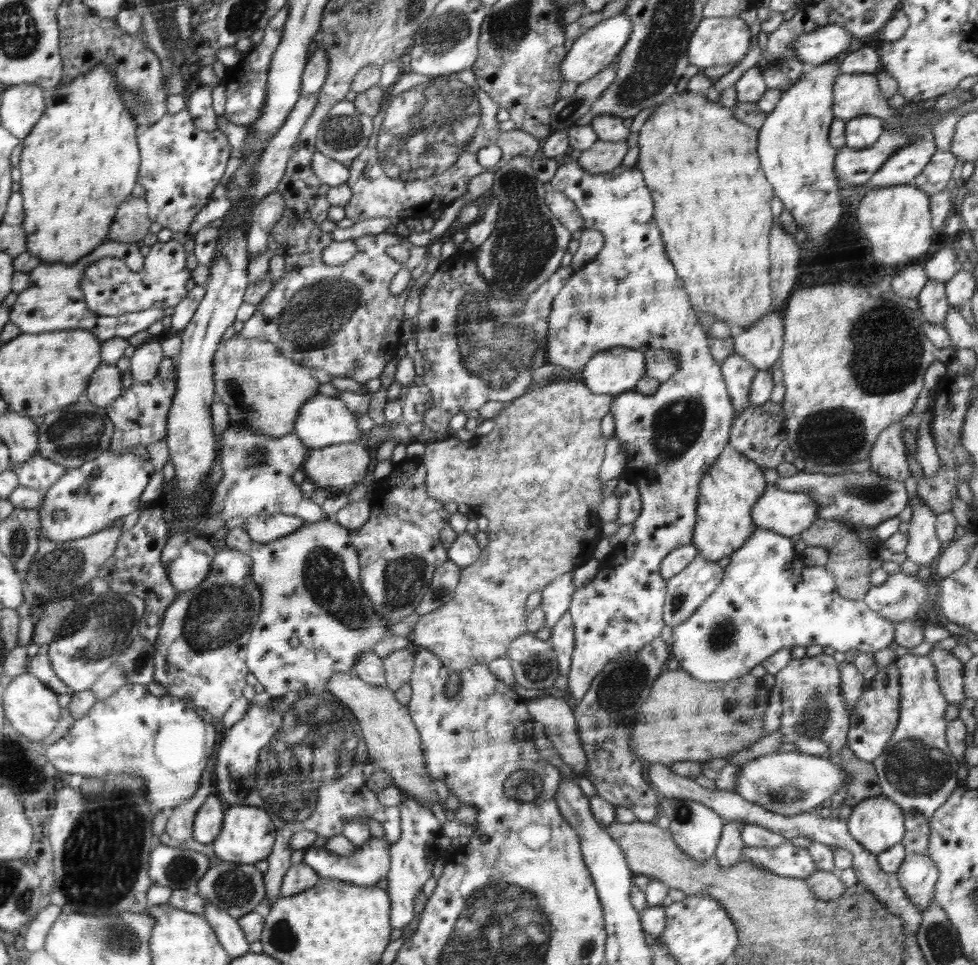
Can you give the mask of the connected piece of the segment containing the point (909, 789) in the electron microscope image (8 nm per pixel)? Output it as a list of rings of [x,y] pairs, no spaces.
[[[911,653],[896,658],[900,683],[899,719],[880,757],[872,761],[880,783],[881,795],[893,800],[900,808],[931,817],[948,800],[953,790],[959,786],[959,762],[947,745],[946,714],[947,700],[944,698],[937,681],[936,670],[928,655]]]

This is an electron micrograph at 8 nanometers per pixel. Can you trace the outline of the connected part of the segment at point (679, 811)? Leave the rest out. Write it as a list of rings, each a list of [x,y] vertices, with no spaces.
[[[687,798],[659,799],[658,818],[671,831],[673,841],[692,859],[705,862],[715,856],[722,829],[726,821],[716,811],[704,806],[701,802]]]

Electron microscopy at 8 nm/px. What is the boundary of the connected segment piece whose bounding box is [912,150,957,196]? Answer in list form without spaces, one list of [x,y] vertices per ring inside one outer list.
[[[938,151],[931,156],[930,162],[916,176],[912,184],[926,195],[938,194],[946,189],[957,159],[950,151]]]

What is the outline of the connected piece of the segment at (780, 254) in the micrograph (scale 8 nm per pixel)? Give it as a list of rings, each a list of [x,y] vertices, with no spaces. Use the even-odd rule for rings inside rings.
[[[778,218],[773,220],[770,229],[769,259],[772,287],[773,312],[782,313],[792,294],[792,286],[798,274],[798,255],[800,247],[793,235],[788,235]]]

